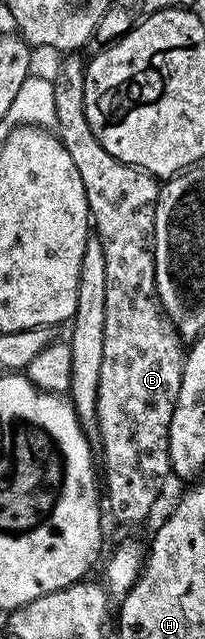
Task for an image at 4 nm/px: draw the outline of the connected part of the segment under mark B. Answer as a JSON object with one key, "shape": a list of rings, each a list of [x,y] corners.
{"shape":[[[69,54],[61,61],[61,75],[59,82],[54,83],[55,90],[55,135],[63,142],[67,154],[71,154],[71,162],[75,162],[75,170],[79,170],[79,178],[83,178],[83,190],[87,194],[89,203],[89,215],[92,227],[95,229],[95,238],[103,246],[103,258],[107,262],[107,318],[103,321],[103,366],[99,366],[99,390],[97,391],[97,429],[101,436],[102,452],[99,454],[105,458],[103,464],[103,488],[107,493],[107,512],[114,516],[121,524],[131,524],[135,520],[141,520],[157,504],[161,496],[161,487],[165,479],[170,479],[171,469],[169,467],[169,427],[171,426],[171,414],[175,414],[175,402],[179,398],[179,386],[183,378],[183,366],[185,365],[186,349],[183,347],[181,333],[169,323],[168,316],[161,311],[161,302],[157,299],[157,287],[155,286],[155,258],[153,257],[153,227],[155,226],[155,206],[157,205],[157,194],[159,191],[158,177],[142,168],[132,168],[129,164],[119,162],[91,134],[91,126],[87,122],[85,113],[85,66],[86,61],[80,60],[80,55]]]}

